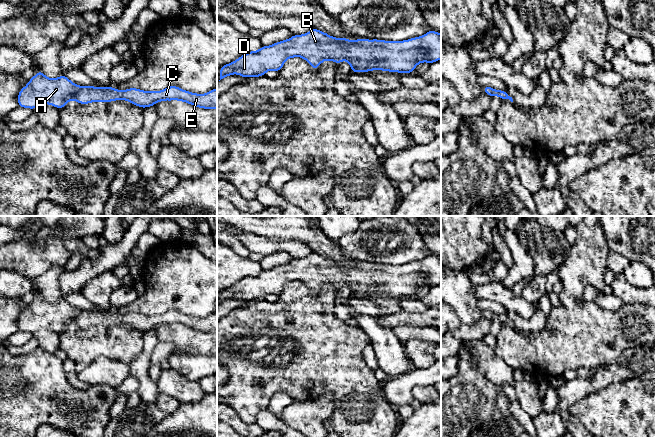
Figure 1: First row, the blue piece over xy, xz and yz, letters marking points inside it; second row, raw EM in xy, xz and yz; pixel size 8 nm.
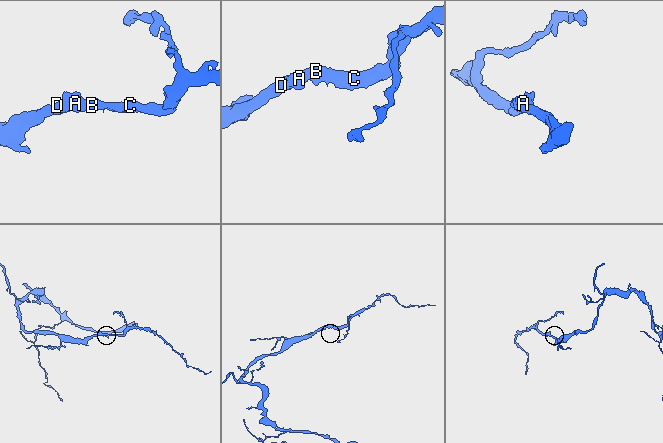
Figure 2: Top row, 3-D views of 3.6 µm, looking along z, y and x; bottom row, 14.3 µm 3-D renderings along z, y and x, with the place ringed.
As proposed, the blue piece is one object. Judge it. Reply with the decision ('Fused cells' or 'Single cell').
Single cell

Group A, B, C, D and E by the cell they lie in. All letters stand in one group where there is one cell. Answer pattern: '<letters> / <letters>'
A B C D E

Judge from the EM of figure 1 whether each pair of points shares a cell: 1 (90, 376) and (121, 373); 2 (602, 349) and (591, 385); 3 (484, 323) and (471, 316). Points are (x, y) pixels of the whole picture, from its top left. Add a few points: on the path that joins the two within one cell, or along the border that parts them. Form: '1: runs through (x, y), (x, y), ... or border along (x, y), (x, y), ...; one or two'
1: runs through (98, 373), (113, 373); one
2: border along (618, 361), (599, 367), (593, 372); two
3: border along (483, 315), (471, 325), (462, 324); two

